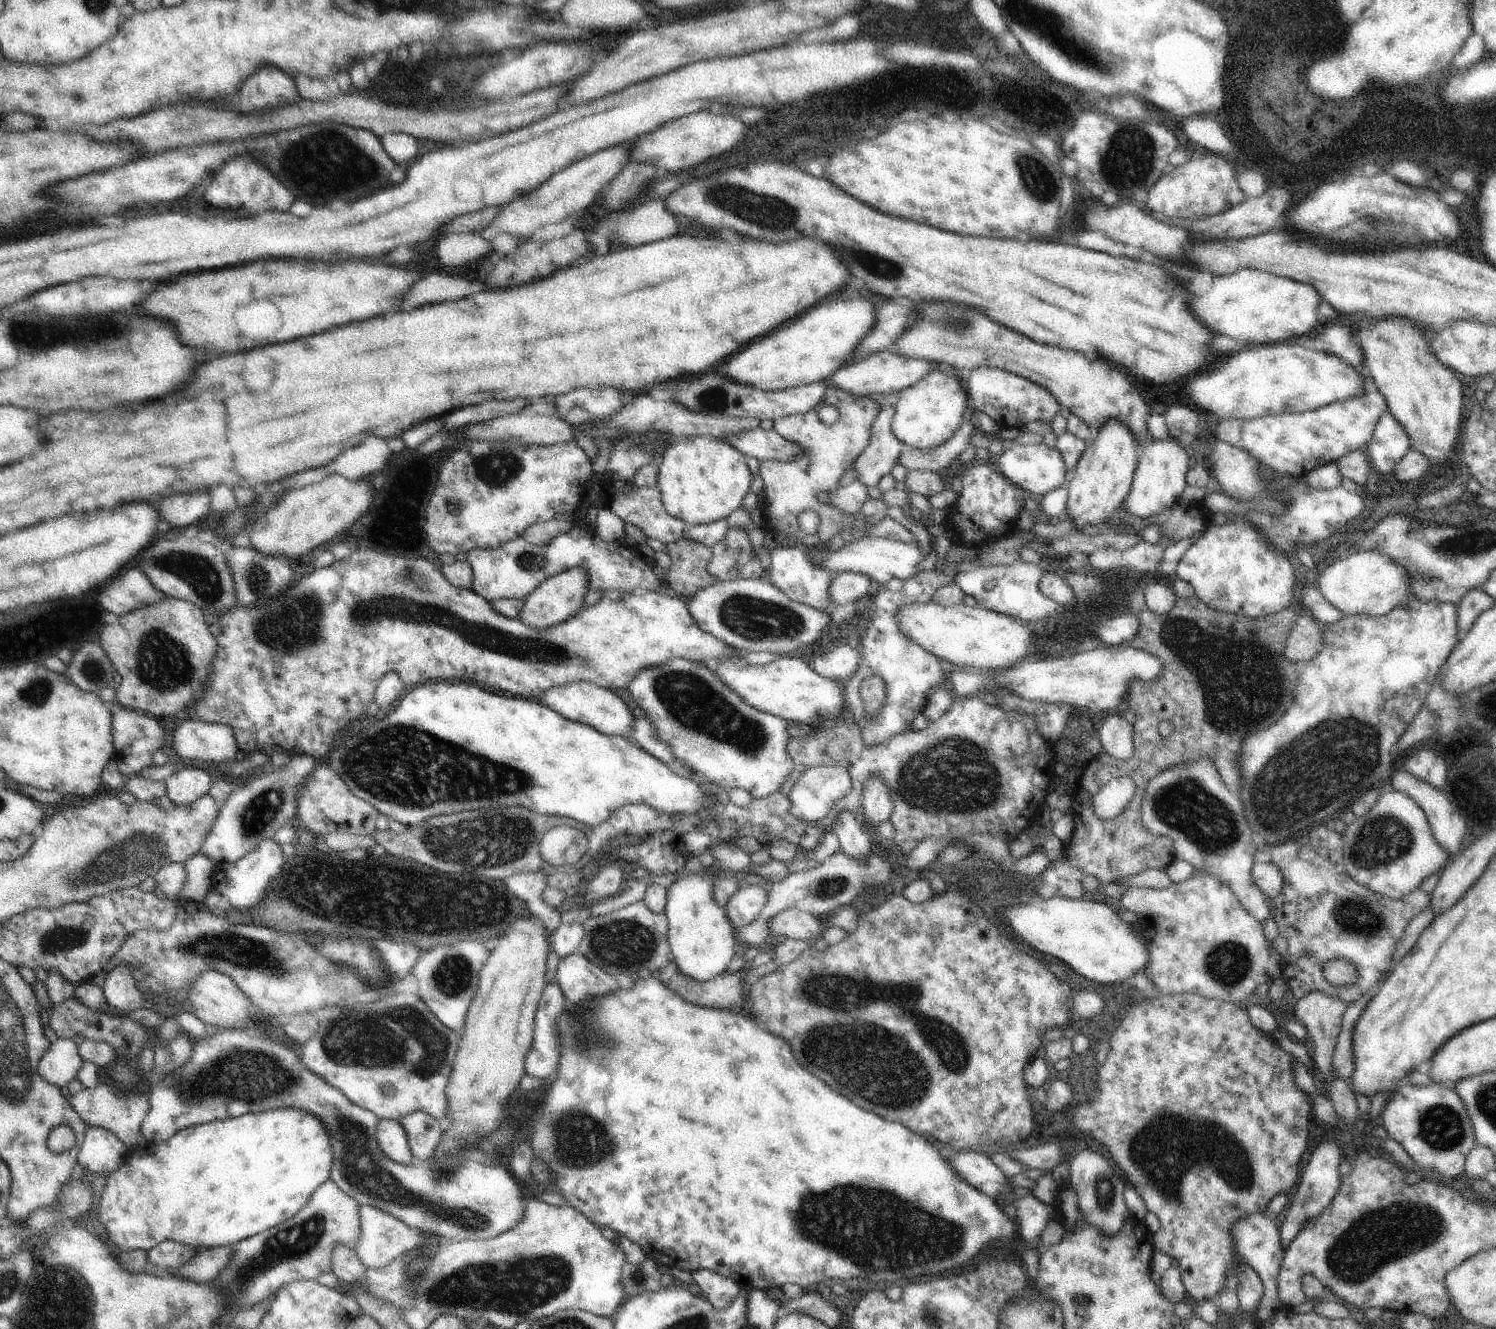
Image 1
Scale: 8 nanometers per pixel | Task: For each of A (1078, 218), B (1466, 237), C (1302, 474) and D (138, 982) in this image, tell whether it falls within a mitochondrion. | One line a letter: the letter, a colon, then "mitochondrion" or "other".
A: other
B: other
C: other
D: other

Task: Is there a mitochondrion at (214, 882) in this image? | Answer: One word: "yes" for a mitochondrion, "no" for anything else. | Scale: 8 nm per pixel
no

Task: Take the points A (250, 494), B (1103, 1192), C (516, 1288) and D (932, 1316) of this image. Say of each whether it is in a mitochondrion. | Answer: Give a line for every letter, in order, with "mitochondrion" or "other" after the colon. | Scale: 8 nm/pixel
A: other
B: mitochondrion
C: mitochondrion
D: mitochondrion

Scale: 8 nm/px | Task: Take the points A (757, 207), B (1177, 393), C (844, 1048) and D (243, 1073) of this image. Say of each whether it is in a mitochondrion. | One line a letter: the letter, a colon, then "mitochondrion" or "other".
A: mitochondrion
B: other
C: mitochondrion
D: mitochondrion

